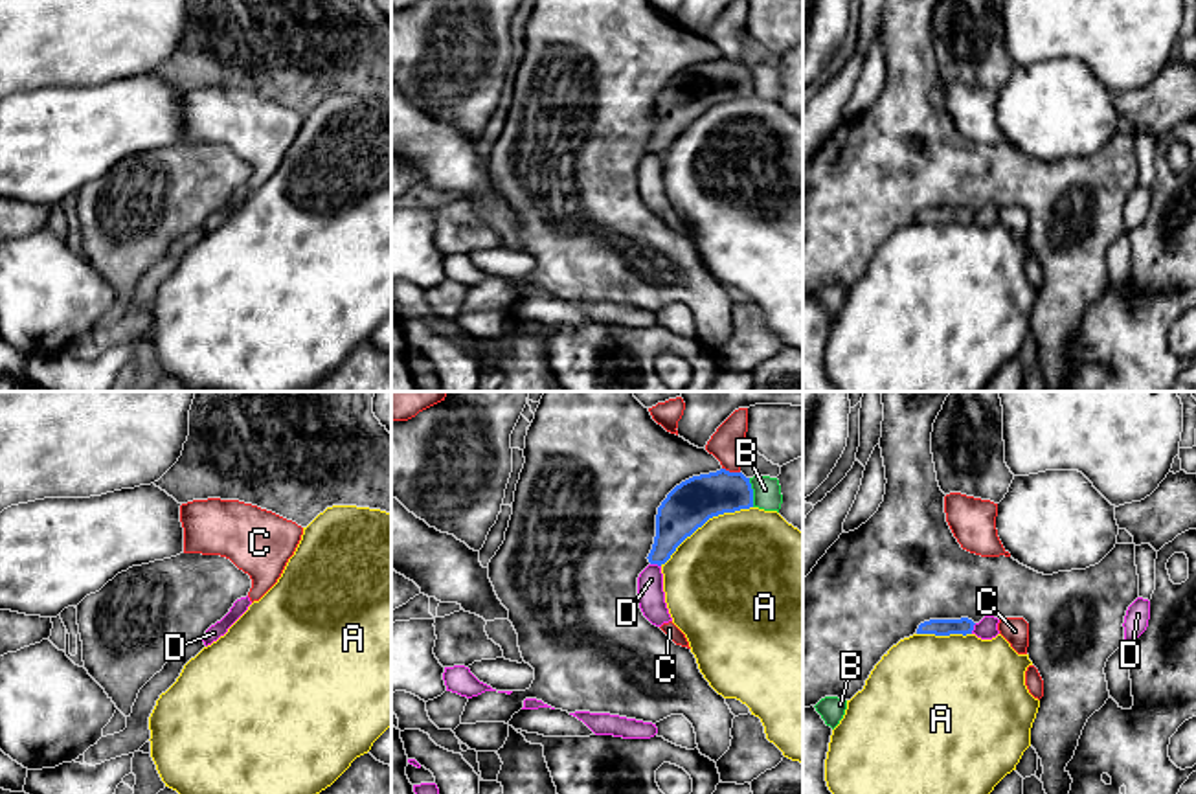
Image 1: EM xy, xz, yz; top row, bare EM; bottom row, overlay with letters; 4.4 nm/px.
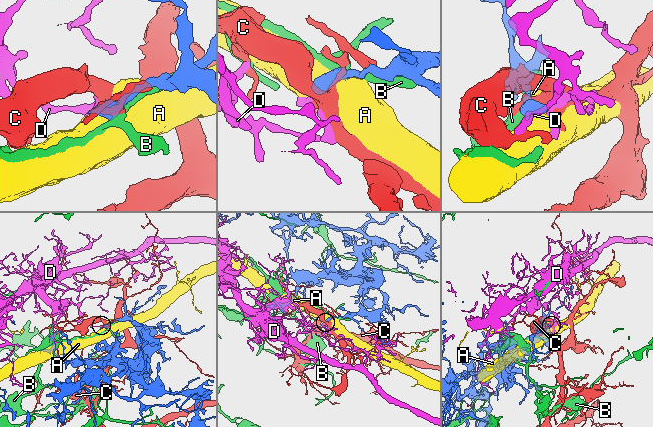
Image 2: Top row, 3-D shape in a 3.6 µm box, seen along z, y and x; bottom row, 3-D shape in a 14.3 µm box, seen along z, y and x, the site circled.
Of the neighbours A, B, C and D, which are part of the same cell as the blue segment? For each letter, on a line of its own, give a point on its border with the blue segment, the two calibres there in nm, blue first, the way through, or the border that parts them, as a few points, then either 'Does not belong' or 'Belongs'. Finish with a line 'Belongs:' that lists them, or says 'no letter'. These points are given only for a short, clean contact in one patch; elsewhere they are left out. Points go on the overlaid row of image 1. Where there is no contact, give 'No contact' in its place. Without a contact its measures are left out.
A: Touches blue at xz (704, 522). Thickness 200 nm (blue) against 480 nm. Does not belong
B: Touches blue at xz (752, 493). Thickness 200 nm (blue) against 130 nm. Does not belong
C: Touches blue at xz (732, 473). Thickness 200 nm (blue) against 140 nm. Does not belong
D: Touches blue at xz (656, 563). Thickness 190 nm (blue) against 120 nm. Boundary: xz (651, 563), (660, 567). Does not belong
Belongs: no letter

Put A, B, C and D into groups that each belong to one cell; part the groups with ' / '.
A / B / C / D

